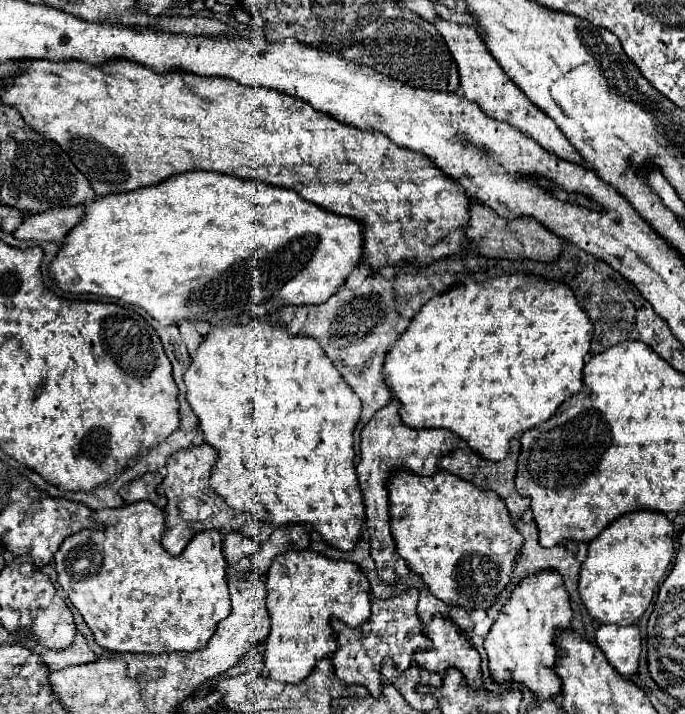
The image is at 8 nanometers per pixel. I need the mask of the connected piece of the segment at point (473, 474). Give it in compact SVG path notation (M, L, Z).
M513 439L513 441L511 441L509 455L507 455L503 461L499 461L499 463L495 463L495 461L487 461L487 459L479 457L477 453L473 453L471 449L459 449L459 451L453 451L453 453L445 455L445 457L439 461L439 469L447 471L447 473L453 473L453 475L461 477L463 481L469 481L469 483L477 485L479 489L485 489L485 491L493 491L493 493L497 493L497 495L505 501L505 505L507 505L511 517L521 517L521 515L529 509L529 499L519 497L517 491L515 491L515 481L513 481L513 479L515 479L515 469L517 469L519 449L521 449L519 439Z

